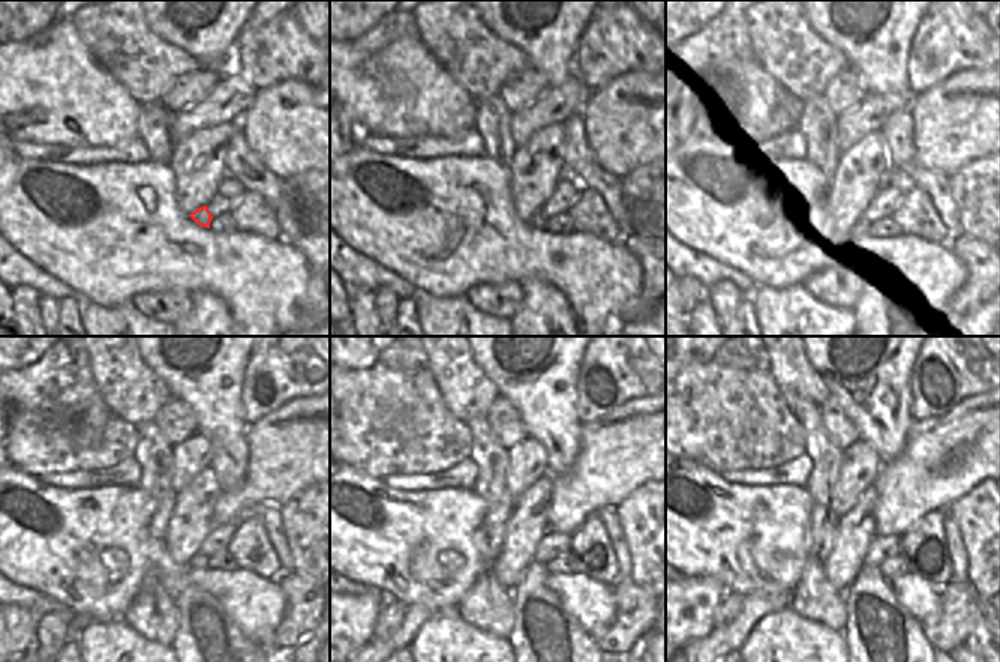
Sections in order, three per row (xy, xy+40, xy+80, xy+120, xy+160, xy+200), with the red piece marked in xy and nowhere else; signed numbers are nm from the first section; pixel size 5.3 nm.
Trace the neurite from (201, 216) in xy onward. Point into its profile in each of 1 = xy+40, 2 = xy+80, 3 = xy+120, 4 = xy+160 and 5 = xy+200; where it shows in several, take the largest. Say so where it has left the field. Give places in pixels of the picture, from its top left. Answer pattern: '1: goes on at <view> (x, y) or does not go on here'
1: goes on at xy+40 (538, 221)
2: goes on at xy+80 (871, 222)
3: goes on at xy+120 (200, 560)
4: goes on at xy+160 (546, 641)
5: goes on at xy+200 (885, 641)

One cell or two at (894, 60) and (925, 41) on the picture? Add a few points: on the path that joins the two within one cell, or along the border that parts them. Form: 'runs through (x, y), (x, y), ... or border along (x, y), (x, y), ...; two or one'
border along (922, 18), (909, 51), (909, 87); two

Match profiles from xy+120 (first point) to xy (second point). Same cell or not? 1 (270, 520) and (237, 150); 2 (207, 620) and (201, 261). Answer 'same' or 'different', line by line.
1: same
2: different

